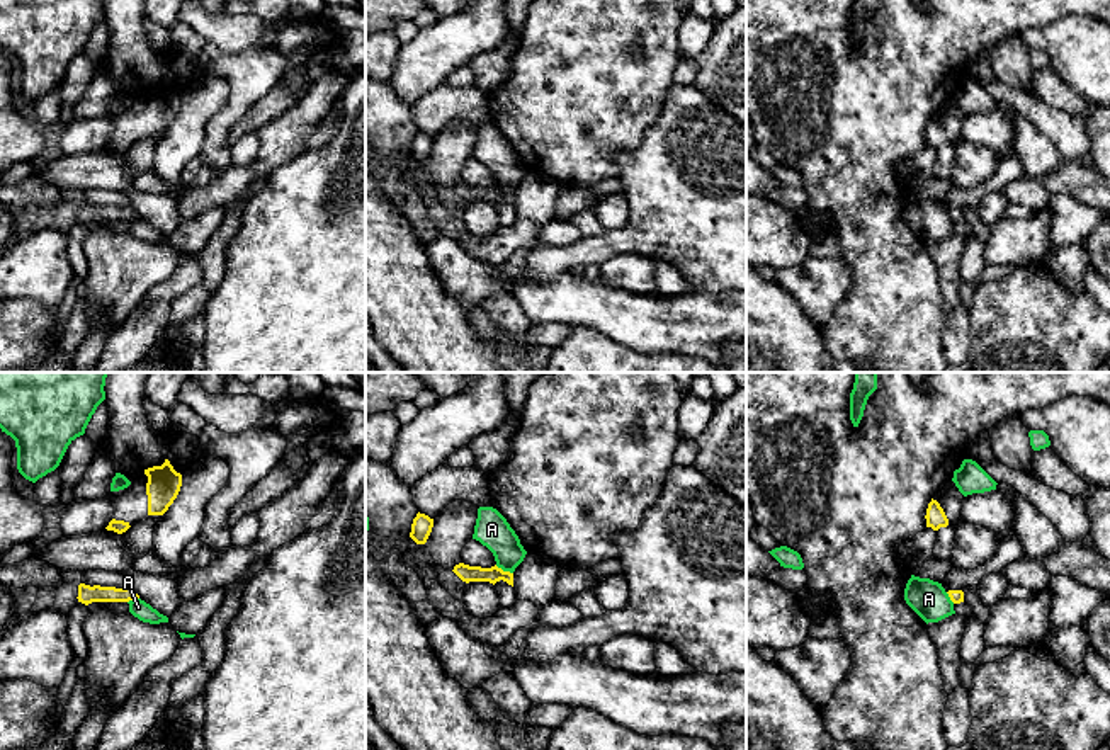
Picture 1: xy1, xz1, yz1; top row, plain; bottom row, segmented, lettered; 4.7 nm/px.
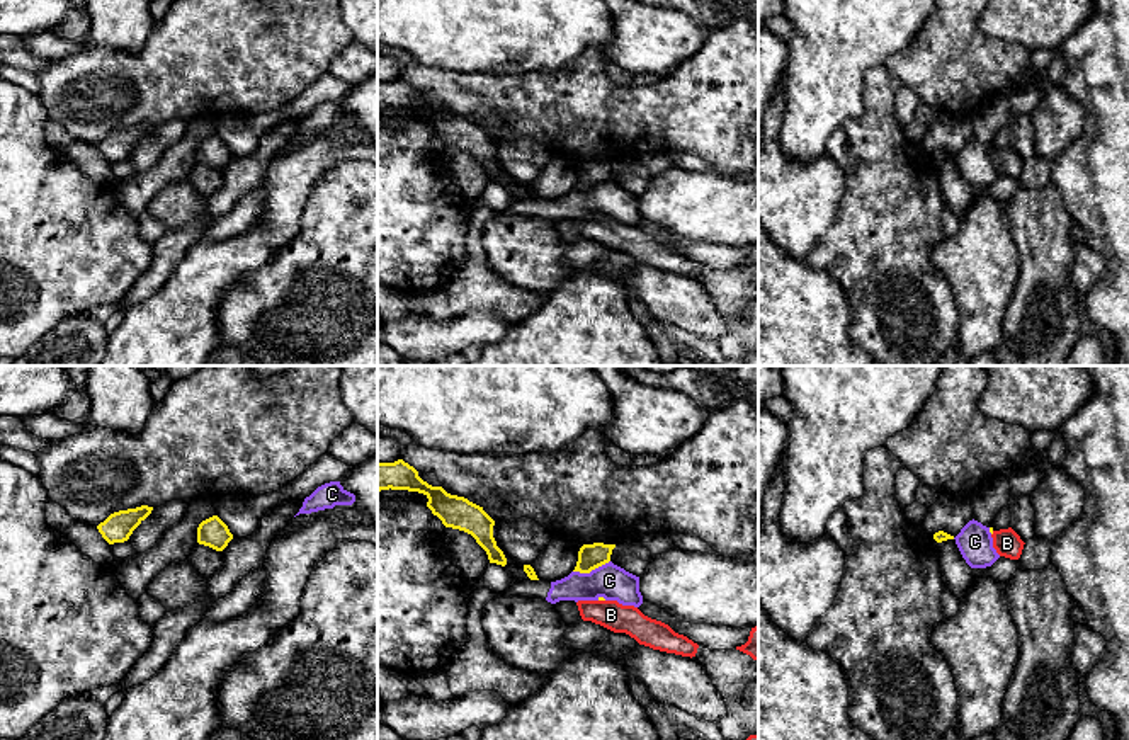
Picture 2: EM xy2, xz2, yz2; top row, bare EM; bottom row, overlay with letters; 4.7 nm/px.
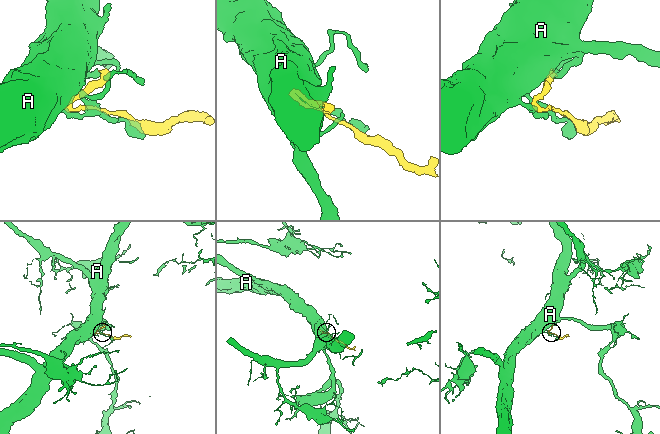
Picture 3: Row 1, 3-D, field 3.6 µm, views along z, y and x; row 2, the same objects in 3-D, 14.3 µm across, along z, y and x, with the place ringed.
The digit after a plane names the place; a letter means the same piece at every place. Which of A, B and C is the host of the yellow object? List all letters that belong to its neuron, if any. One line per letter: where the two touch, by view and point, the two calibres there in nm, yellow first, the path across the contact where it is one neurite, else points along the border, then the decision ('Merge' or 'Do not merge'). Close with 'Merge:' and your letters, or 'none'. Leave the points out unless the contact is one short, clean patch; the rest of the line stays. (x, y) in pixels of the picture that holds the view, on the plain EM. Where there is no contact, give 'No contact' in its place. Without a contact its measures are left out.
A: Touches yellow at xz1 (502, 189). Thickness 80 nm (yellow) against 160 nm. Do not merge
B: Touches yellow at xz2 (602, 218). Thickness 20 nm (yellow) against 140 nm. Path across: xz2 (599, 216), (602, 218), (611, 233). Merge
C: Touches yellow at xz2 (590, 189). Thickness 120 nm (yellow) against 160 nm. Boundary: xz2 (609, 179), (589, 191), (573, 191). Do not merge
Merge: B

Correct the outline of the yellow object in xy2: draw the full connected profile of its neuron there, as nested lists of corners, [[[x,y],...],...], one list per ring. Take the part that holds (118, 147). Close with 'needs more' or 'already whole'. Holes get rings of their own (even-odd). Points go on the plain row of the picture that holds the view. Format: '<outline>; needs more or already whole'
[[[141,124],[136,128],[119,129],[111,133],[97,145],[102,157],[109,162],[124,162],[133,150],[151,133],[153,126]]]; already whole

